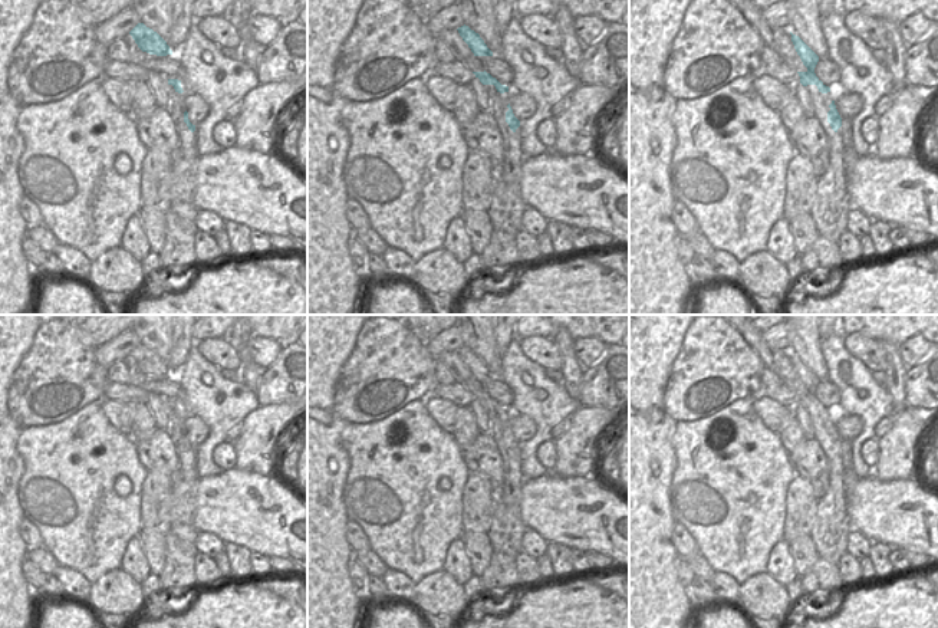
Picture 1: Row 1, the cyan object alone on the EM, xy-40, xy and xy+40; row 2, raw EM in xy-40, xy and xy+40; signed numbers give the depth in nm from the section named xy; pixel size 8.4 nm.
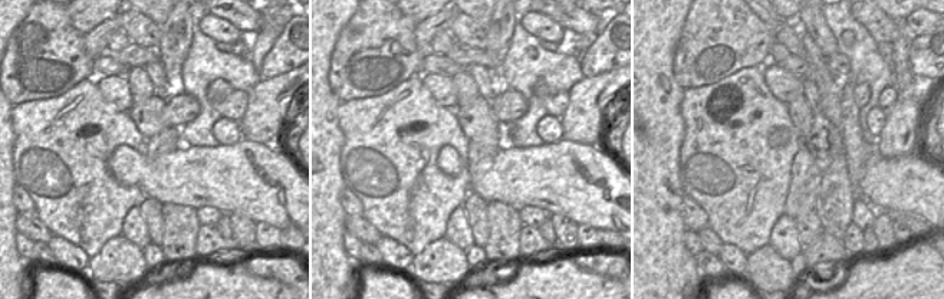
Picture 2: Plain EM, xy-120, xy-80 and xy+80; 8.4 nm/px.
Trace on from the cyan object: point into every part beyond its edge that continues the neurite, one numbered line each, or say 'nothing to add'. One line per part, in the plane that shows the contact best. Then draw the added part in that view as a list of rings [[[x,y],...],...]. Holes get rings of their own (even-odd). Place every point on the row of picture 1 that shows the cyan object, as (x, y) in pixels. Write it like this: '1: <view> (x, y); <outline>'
nothing to add

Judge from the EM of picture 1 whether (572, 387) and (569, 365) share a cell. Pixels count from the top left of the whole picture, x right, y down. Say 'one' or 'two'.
one

